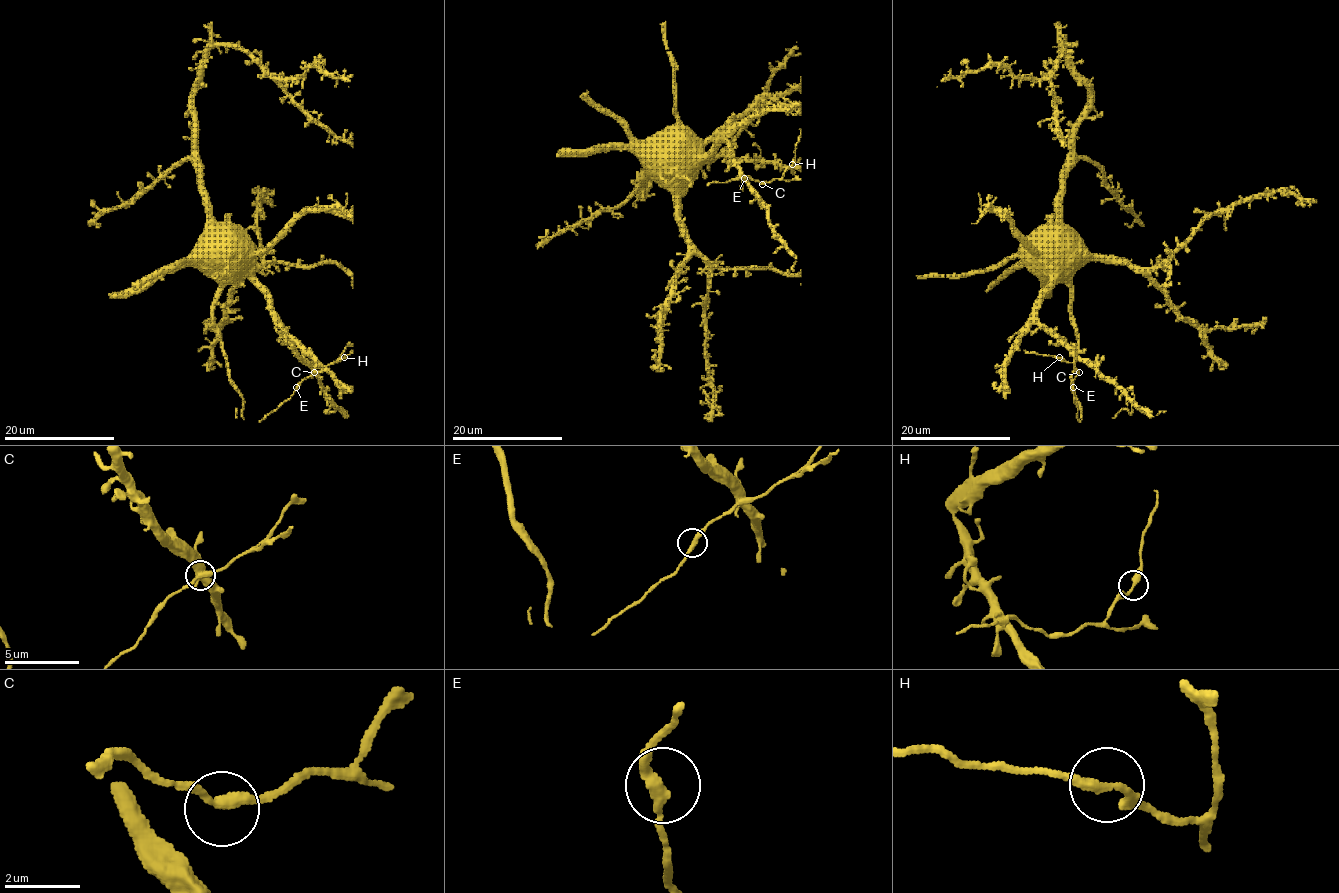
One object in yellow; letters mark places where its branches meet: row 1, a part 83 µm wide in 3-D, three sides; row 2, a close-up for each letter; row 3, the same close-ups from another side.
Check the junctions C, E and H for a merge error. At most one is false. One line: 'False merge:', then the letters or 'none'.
False merge: none

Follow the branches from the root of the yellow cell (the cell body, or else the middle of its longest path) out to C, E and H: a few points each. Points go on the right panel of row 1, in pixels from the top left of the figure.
C: (1050, 234), (1040, 237), (1040, 267), (1050, 277), (1050, 285), (1039, 300), (1038, 320), (1086, 364), (1079, 372)
E: (1050, 234), (1040, 237), (1040, 267), (1050, 285), (1039, 300), (1038, 320), (1086, 364), (1073, 387)
H: (1050, 234), (1040, 237), (1040, 267), (1050, 285), (1039, 300), (1038, 320), (1086, 364), (1078, 371), (1060, 357)

